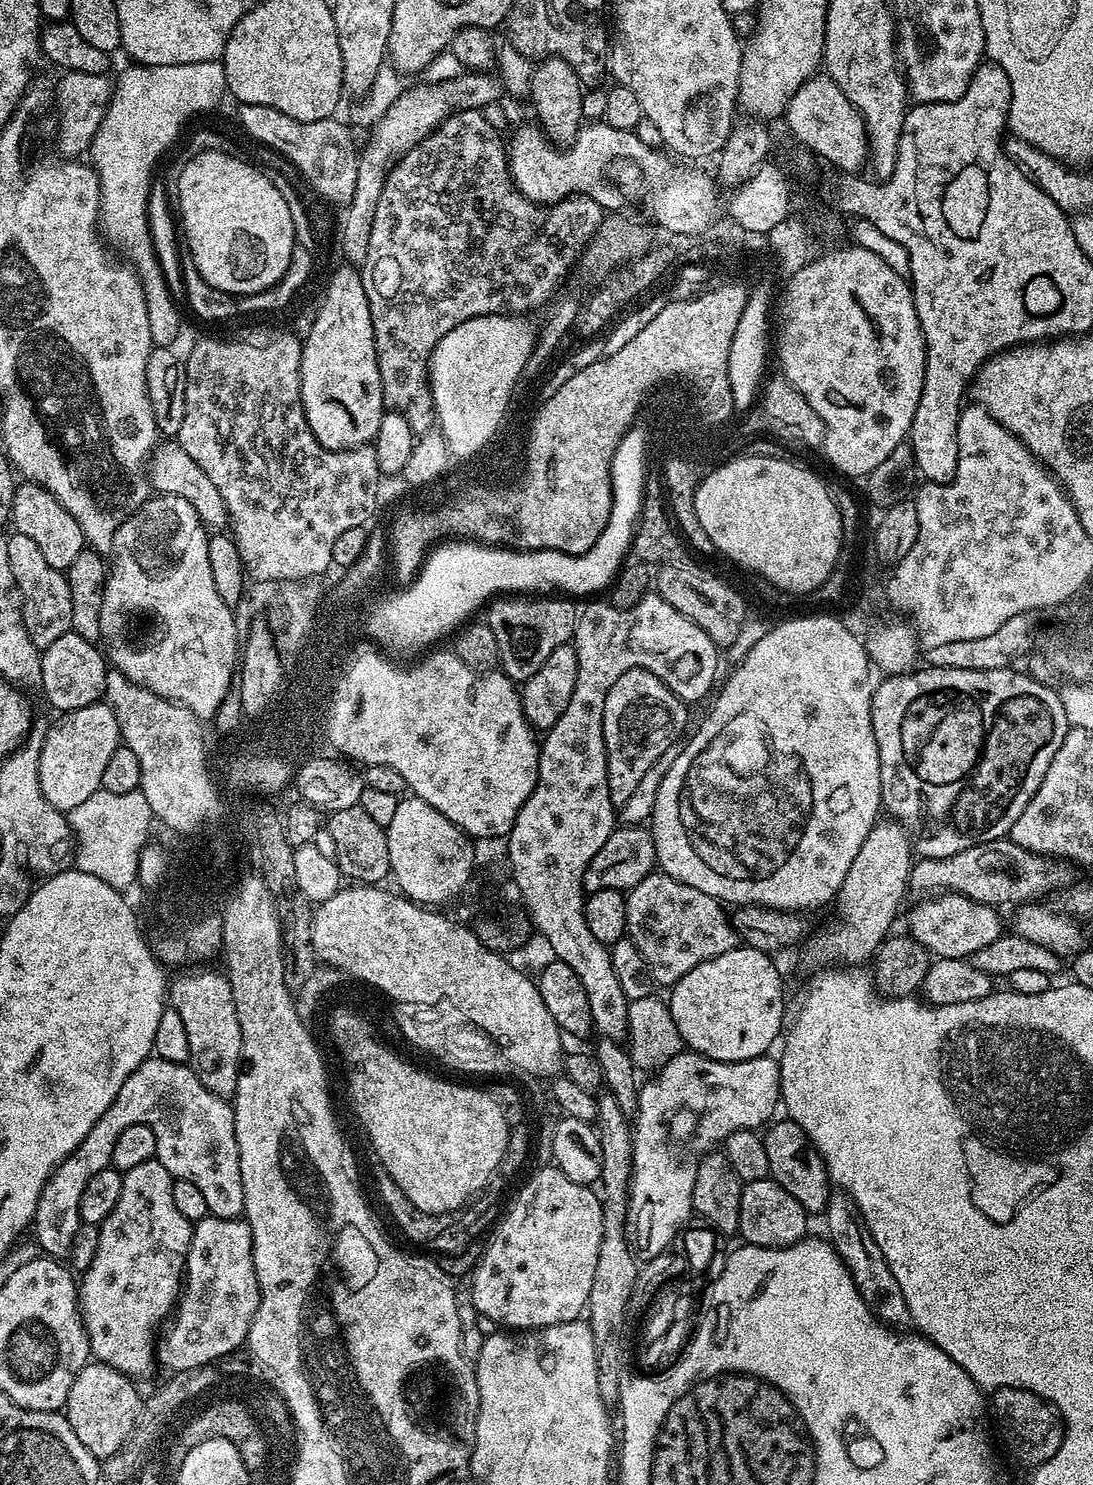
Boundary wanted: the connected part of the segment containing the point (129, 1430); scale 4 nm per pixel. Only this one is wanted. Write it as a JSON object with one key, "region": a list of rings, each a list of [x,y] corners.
{"region":[[[99,1362],[85,1364],[74,1378],[74,1386],[70,1386],[62,1412],[70,1422],[70,1430],[78,1434],[78,1442],[82,1442],[87,1455],[110,1457],[122,1448],[128,1436],[137,1431],[142,1415],[142,1396],[140,1400],[140,1392],[132,1384],[135,1384],[133,1377]]]}

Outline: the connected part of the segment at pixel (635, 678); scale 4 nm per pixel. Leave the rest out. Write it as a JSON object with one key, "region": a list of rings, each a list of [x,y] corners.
{"region":[[[645,668],[626,670],[610,694],[606,694],[606,706],[602,714],[604,749],[606,750],[606,782],[610,786],[613,805],[622,806],[634,794],[638,782],[672,744],[685,735],[688,712],[685,701],[679,700],[665,681],[659,680]]]}

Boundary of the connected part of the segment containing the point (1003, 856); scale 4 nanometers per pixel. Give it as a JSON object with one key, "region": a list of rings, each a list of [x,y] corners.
{"region":[[[1001,838],[958,850],[946,858],[920,858],[913,863],[912,873],[908,875],[909,889],[920,898],[933,894],[957,892],[980,904],[1013,904],[1019,906],[1039,901],[1047,892],[1058,888],[1068,890],[1077,883],[1077,869],[1069,861],[1040,856],[1037,852],[1026,850],[1010,838]]]}

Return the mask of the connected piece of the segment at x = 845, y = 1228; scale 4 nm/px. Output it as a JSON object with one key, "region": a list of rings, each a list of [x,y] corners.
{"region":[[[836,1190],[829,1195],[827,1216],[830,1243],[842,1258],[848,1273],[854,1278],[858,1294],[866,1302],[866,1306],[875,1314],[877,1320],[883,1320],[889,1326],[900,1326],[896,1324],[904,1323],[907,1325],[912,1315],[906,1306],[906,1298],[902,1298],[898,1278],[894,1278],[878,1242],[874,1242],[874,1238],[868,1233],[860,1213],[856,1211],[856,1203],[847,1191]]]}

